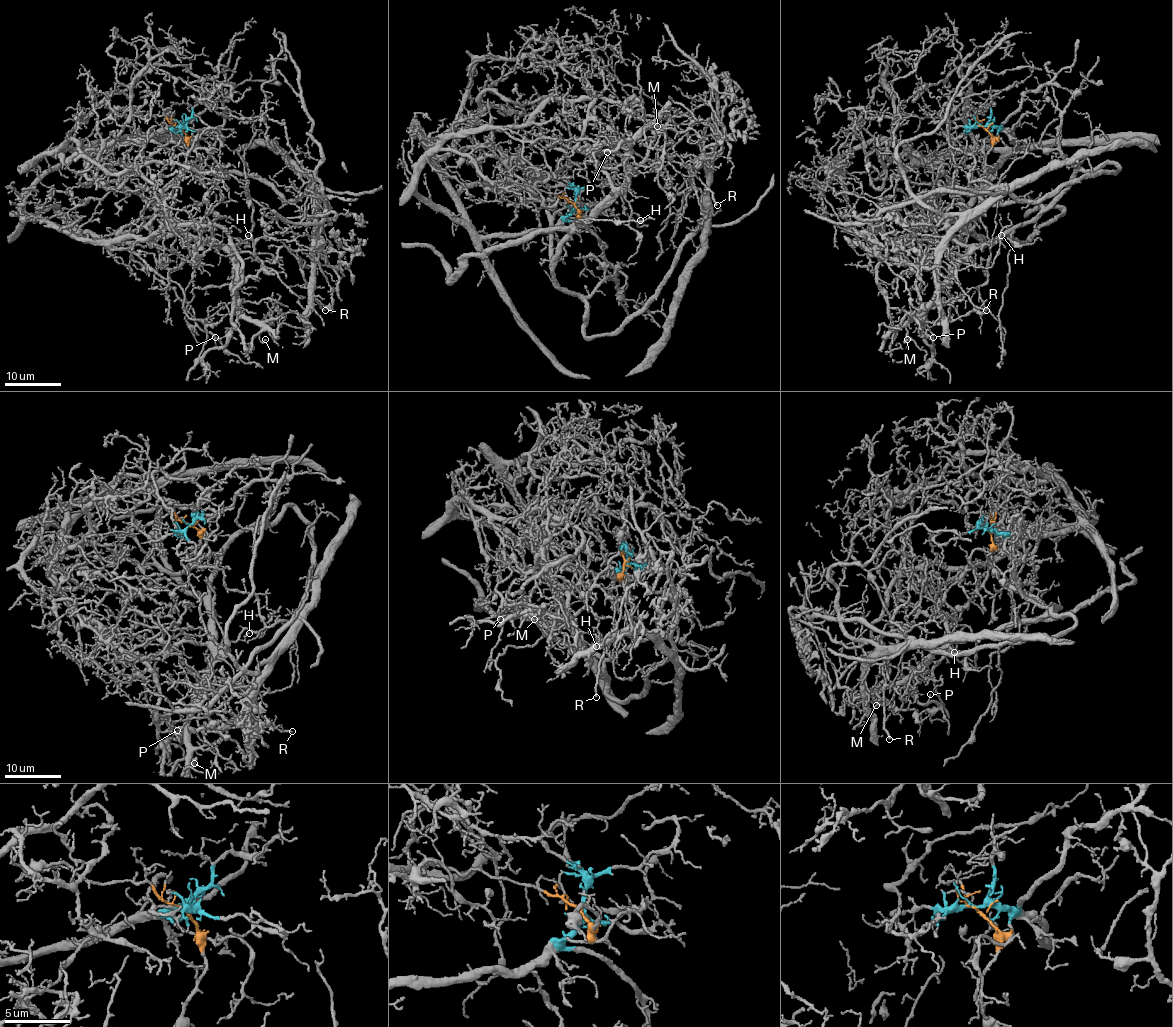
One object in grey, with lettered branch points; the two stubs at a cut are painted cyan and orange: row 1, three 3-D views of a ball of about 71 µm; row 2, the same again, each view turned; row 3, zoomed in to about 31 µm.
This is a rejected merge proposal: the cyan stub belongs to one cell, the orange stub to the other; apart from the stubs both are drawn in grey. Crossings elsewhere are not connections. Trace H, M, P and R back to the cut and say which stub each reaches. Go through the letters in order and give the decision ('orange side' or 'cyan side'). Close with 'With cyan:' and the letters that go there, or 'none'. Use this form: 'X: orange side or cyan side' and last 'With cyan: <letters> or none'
H: orange side
M: orange side
P: orange side
R: orange side
With cyan: none

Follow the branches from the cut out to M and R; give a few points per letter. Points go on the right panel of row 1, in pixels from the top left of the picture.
M: (983, 127), (992, 137), (983, 164), (989, 193), (1034, 200), (1040, 210), (968, 254), (905, 327), (907, 339)
R: (983, 127), (989, 193), (1040, 210), (965, 256), (930, 257), (920, 242), (928, 236), (986, 310)

